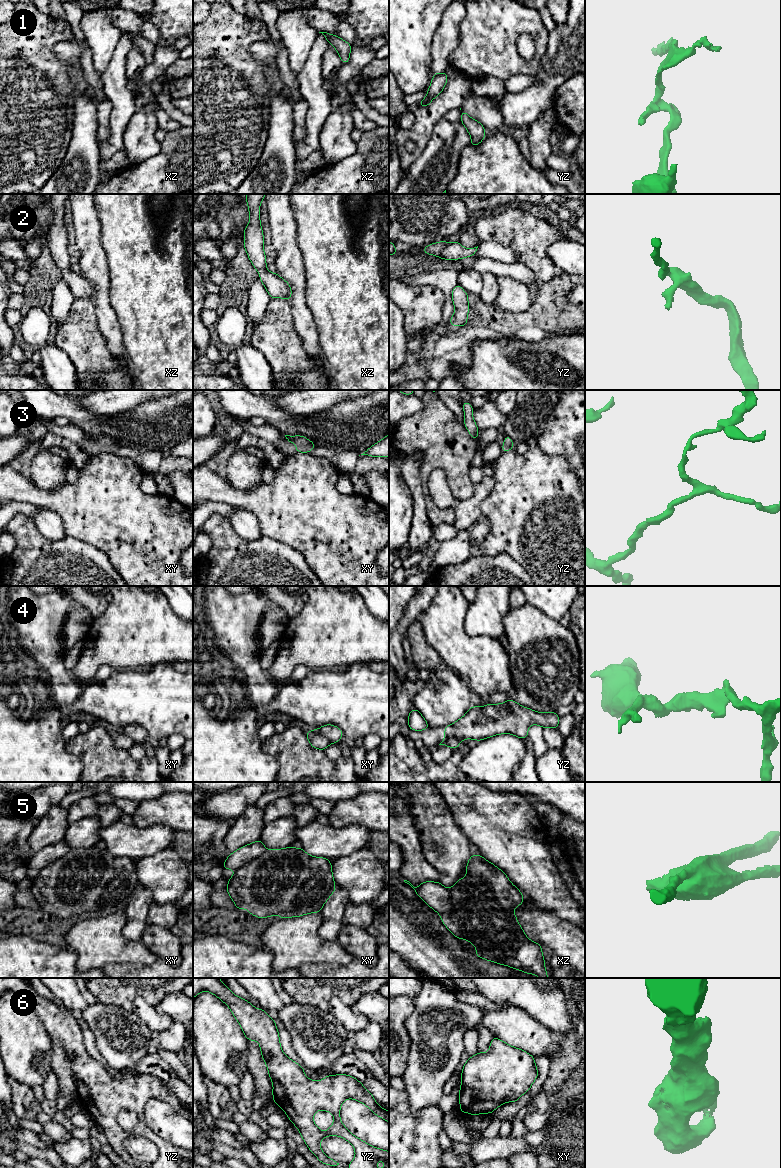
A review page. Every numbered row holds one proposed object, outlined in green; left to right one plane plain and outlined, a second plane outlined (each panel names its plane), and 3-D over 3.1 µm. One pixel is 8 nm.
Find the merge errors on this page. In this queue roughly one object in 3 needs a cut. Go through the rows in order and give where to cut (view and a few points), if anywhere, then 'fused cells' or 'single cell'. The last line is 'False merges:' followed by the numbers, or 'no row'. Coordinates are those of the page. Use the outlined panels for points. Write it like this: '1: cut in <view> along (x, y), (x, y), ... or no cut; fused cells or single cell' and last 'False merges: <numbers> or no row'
1: cut in yz along (427, 95), (432, 99); fused cells
2: no cut; single cell
3: no cut; single cell
4: cut in yz along (445, 736), (455, 737), (460, 741); fused cells
5: cut in xz along (447, 889), (453, 910), (450, 913), (440, 914); fused cells
6: no cut; single cell
False merges: 1, 4, 5

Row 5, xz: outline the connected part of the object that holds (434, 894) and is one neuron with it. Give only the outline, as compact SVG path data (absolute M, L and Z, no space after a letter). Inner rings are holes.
M404 880L404 882L409 884L415 890L415 893L437 913L453 913L454 909L450 902L448 889L444 887L440 882L422 882L417 888L407 880Z

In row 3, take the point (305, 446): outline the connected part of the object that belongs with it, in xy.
M285 435L285 437L287 439L287 444L289 444L292 441L296 443L295 449L297 452L309 453L312 449L317 447L312 441L310 441L309 439L305 438L302 435L300 436Z

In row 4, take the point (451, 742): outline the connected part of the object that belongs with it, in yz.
M444 737L444 740L439 745L445 745L452 749L456 749L459 746L460 742L460 740L454 737Z

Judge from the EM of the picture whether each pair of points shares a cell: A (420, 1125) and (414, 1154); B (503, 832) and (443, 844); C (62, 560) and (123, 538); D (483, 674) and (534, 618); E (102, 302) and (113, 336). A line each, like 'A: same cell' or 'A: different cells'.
A: same cell
B: different cells
C: different cells
D: different cells
E: same cell

